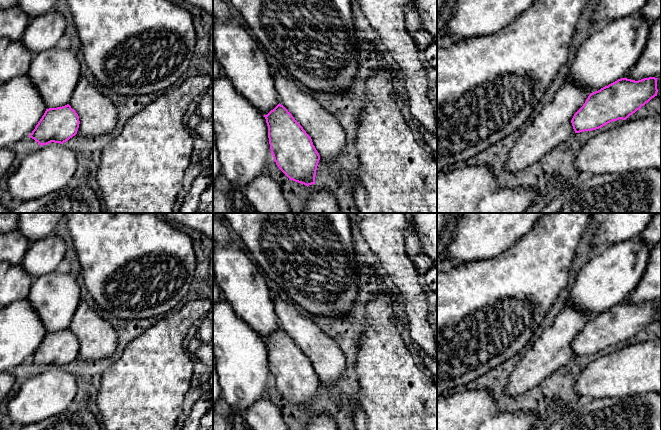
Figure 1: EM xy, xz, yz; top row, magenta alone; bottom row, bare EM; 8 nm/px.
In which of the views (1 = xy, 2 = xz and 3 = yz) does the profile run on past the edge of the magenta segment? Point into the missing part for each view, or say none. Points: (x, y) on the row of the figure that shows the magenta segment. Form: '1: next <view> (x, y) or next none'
1: next none
2: next none
3: next none

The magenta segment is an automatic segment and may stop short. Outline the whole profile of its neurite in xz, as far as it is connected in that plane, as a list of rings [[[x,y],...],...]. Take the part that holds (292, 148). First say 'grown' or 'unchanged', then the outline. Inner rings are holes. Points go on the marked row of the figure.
unchanged; [[[280,103],[264,115],[271,153],[279,169],[295,182],[315,184],[320,155],[311,137]]]

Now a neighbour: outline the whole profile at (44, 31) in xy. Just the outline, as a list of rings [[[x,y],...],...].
[[[52,10],[33,18],[22,35],[23,46],[36,55],[54,48],[65,33],[65,16]]]

